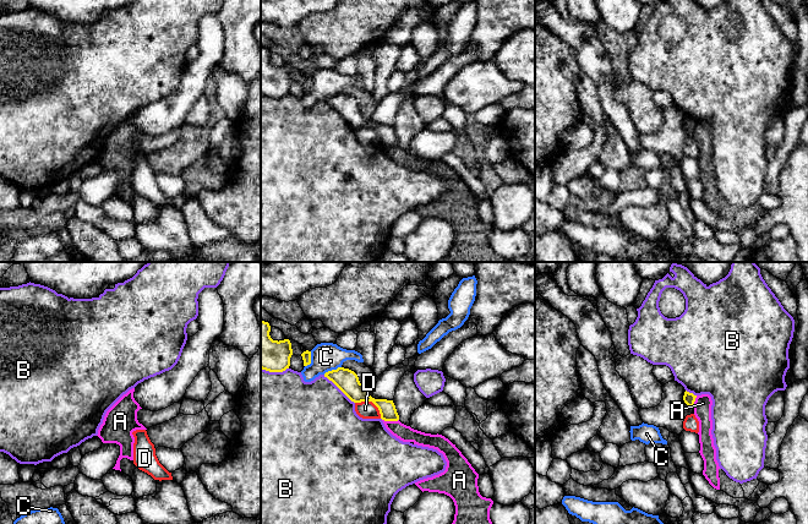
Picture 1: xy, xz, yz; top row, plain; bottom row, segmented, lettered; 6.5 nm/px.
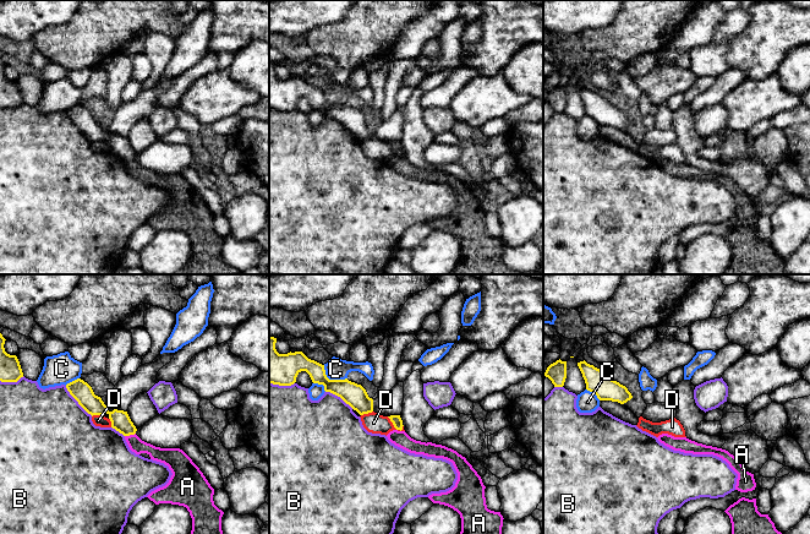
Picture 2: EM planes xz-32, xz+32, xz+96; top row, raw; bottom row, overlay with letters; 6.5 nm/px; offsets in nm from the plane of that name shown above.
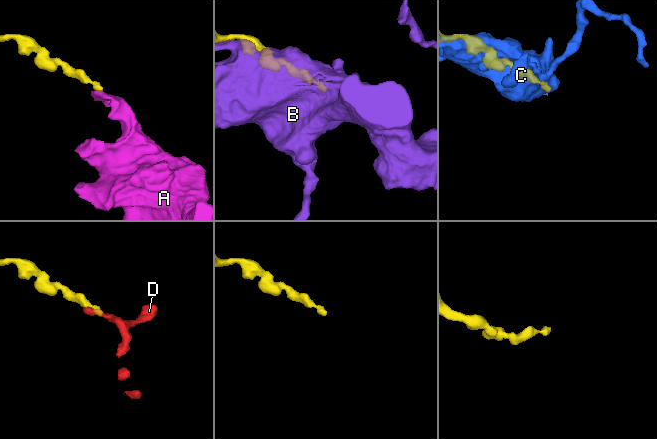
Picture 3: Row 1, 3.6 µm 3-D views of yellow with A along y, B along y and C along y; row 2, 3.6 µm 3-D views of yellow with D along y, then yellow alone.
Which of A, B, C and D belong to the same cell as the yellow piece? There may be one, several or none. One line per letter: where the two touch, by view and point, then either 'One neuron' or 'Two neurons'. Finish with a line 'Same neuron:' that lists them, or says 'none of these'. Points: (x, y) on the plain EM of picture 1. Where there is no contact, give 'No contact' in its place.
A: Touches yellow at xz (391, 146). Two neurons
B: Touches yellow at xz (339, 114). Two neurons
C: Touches yellow at xz (310, 86). Two neurons
D: Touches yellow at xz (371, 126). Two neurons
Same neuron: none of these

